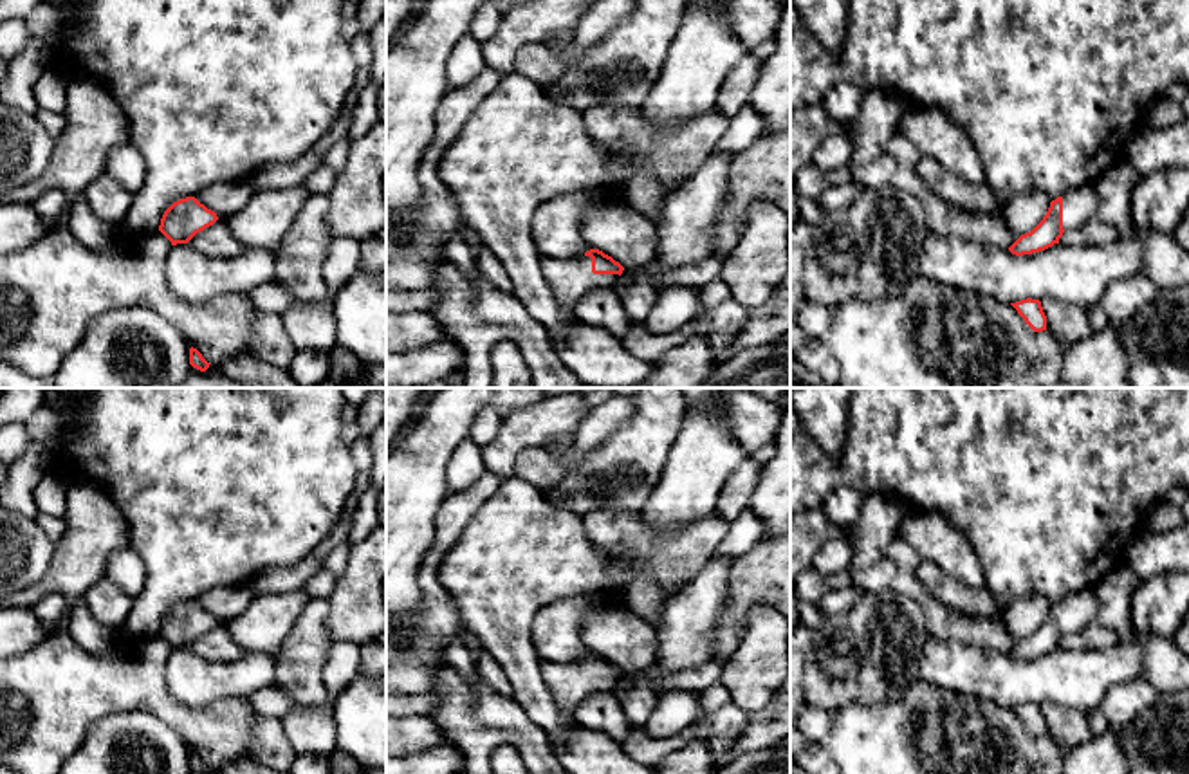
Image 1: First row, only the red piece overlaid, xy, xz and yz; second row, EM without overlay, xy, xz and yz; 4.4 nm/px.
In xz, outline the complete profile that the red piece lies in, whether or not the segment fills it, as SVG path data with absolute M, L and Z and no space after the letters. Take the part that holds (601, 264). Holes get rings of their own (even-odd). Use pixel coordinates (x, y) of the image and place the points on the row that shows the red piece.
M599 249L576 260L541 262L541 272L565 314L574 316L576 305L592 290L613 287L624 267Z

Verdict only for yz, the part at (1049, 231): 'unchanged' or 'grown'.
grown

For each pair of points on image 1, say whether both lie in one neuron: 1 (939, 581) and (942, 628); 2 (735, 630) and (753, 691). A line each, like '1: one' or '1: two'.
1: two
2: two

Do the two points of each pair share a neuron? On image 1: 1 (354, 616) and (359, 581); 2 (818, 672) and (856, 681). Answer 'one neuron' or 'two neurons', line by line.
1: one neuron
2: one neuron

